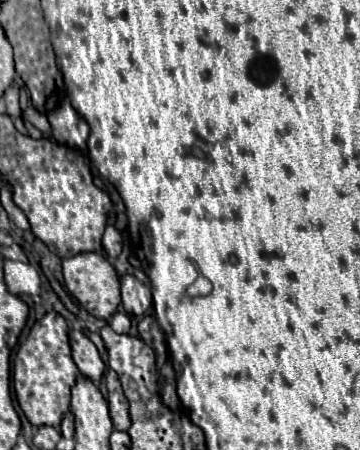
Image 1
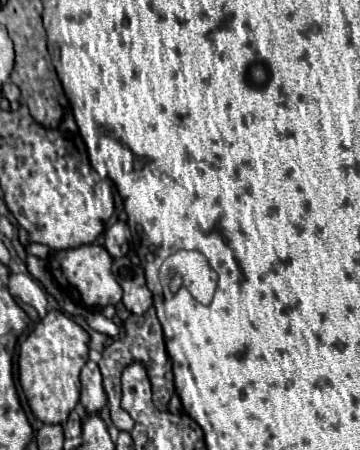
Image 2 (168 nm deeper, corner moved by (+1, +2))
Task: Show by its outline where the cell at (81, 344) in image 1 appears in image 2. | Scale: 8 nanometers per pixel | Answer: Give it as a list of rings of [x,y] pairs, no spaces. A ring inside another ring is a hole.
[[[88,359],[86,365],[82,367],[80,383],[82,383],[80,403],[84,405],[84,409],[88,413],[100,411],[106,405],[106,393],[104,393],[104,385],[102,385],[102,373],[92,359]]]

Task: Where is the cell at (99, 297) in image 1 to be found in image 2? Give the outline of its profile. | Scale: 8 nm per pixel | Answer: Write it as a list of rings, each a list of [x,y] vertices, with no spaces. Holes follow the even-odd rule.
[[[82,245],[68,251],[56,251],[50,255],[50,271],[58,285],[70,293],[84,307],[108,307],[116,305],[122,299],[122,287],[112,275],[112,257],[100,245]]]

